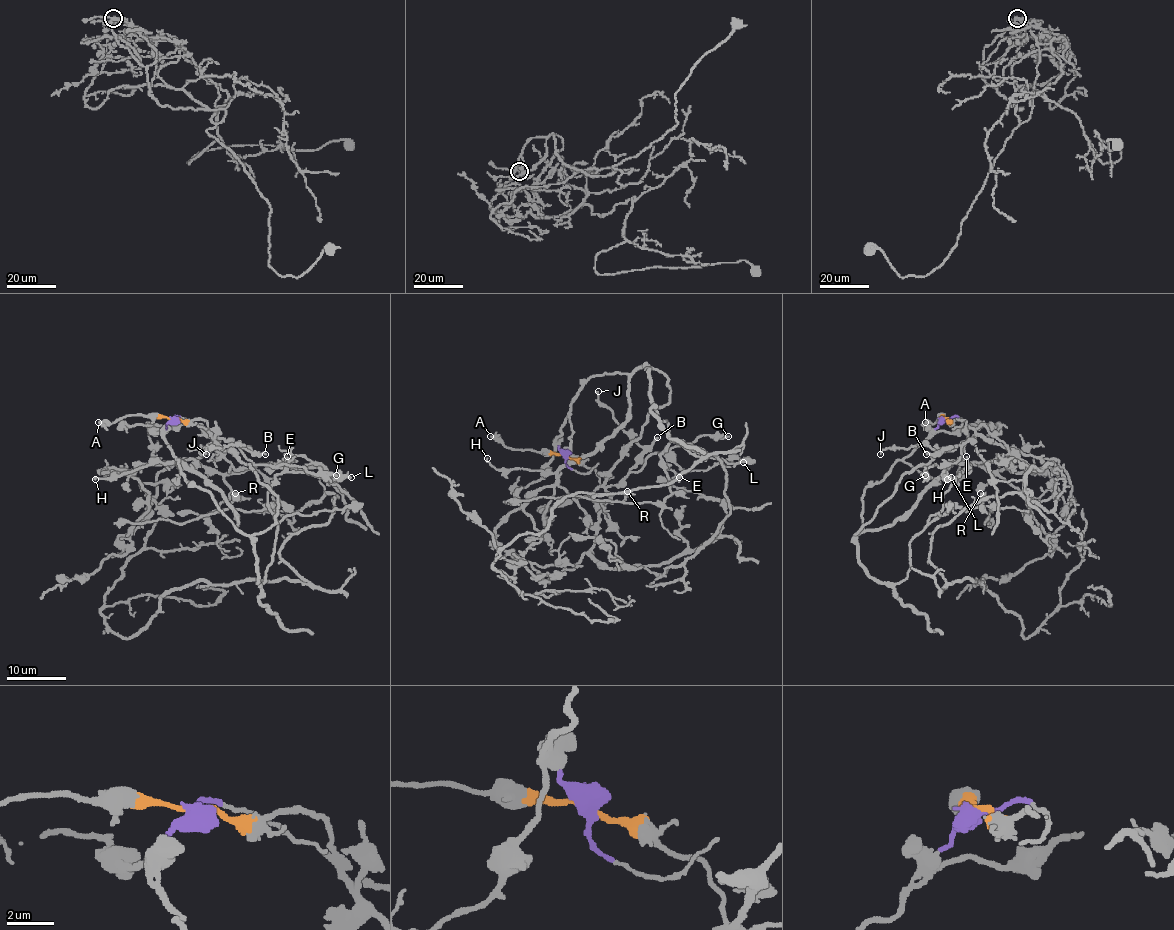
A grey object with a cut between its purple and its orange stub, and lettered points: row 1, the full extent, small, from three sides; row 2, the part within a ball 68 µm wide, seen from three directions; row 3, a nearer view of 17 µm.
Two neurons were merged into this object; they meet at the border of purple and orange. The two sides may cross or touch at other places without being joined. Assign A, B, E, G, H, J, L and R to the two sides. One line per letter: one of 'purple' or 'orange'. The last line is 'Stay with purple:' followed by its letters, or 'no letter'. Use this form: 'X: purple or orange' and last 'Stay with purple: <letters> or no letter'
A: orange
B: orange
E: purple
G: orange
H: purple
J: orange
L: purple
R: purple
Stay with purple: E, H, L, R

